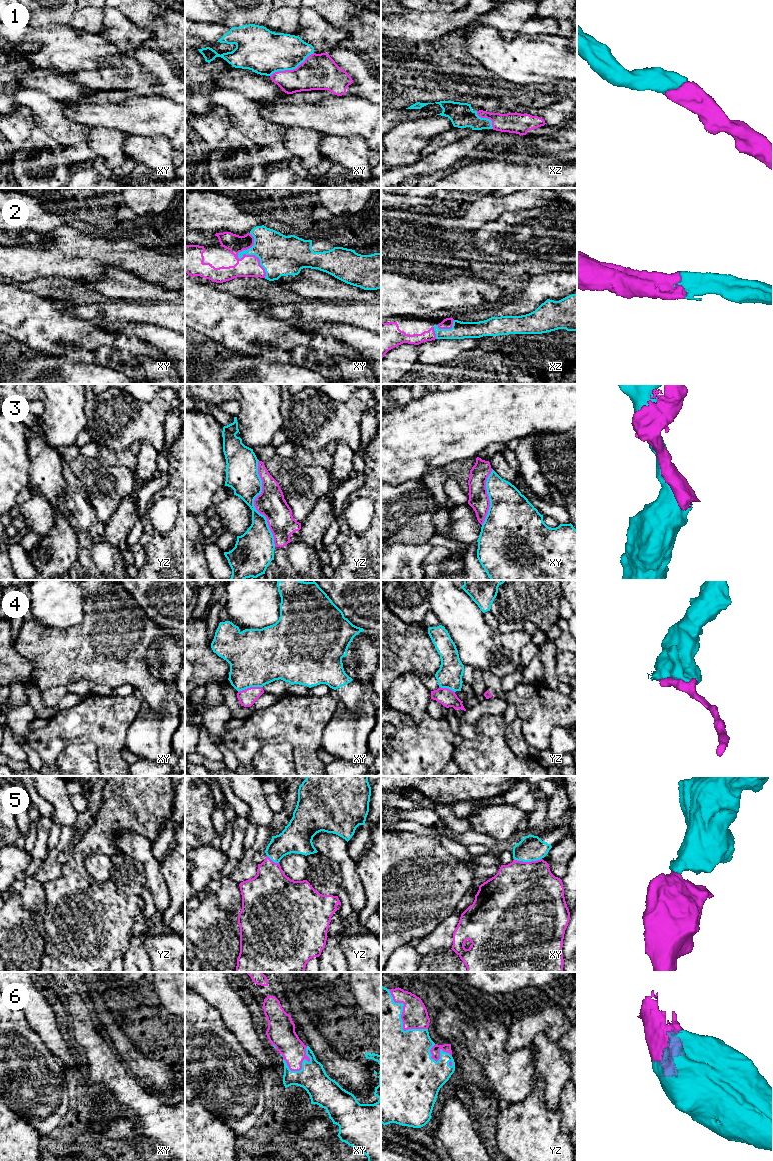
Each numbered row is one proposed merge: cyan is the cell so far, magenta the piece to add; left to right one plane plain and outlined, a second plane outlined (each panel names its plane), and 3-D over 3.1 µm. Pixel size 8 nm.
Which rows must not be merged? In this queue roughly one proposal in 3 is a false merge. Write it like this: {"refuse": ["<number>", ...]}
{"refuse": ["3", "4"]}

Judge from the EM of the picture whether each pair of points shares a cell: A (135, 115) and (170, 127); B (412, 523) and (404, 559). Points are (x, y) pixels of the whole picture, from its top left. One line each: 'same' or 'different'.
A: same
B: different

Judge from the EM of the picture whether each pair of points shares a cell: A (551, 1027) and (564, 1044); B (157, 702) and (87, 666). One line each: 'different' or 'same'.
A: different
B: same

